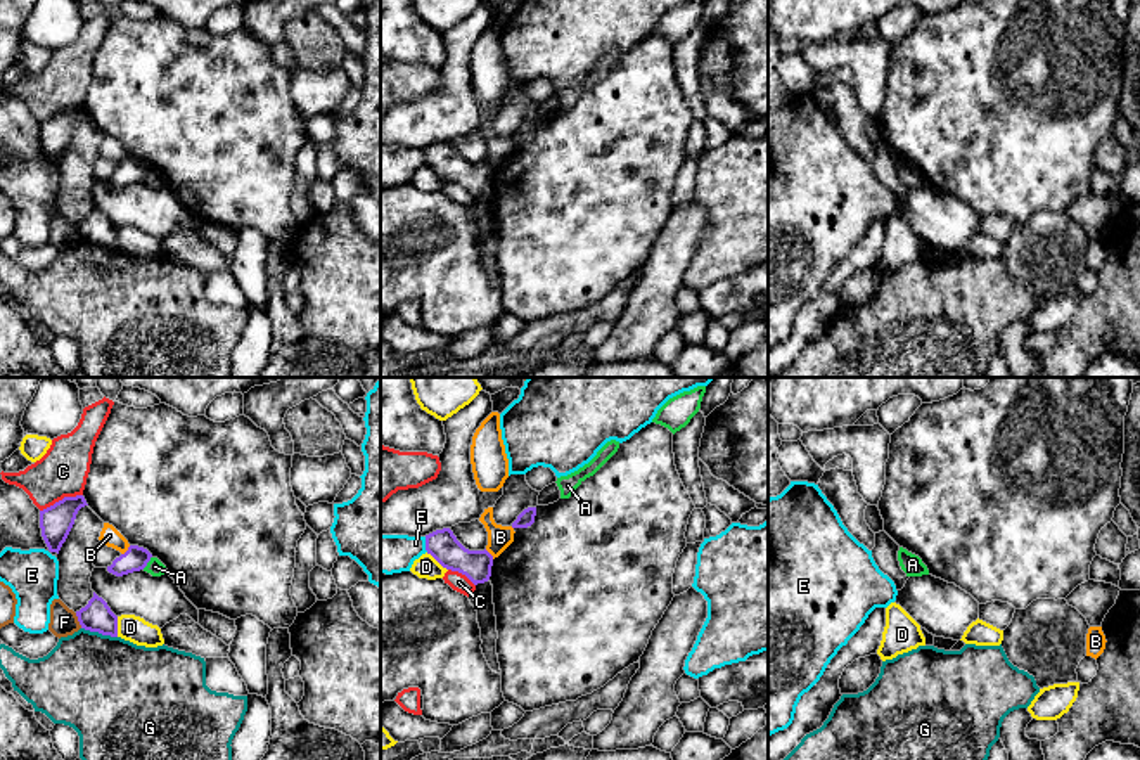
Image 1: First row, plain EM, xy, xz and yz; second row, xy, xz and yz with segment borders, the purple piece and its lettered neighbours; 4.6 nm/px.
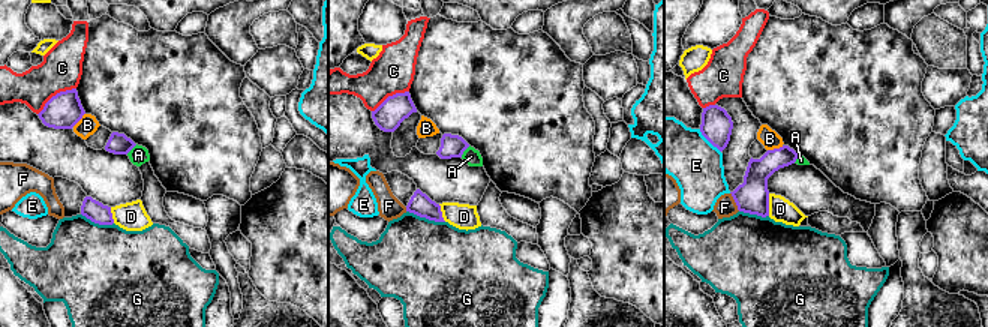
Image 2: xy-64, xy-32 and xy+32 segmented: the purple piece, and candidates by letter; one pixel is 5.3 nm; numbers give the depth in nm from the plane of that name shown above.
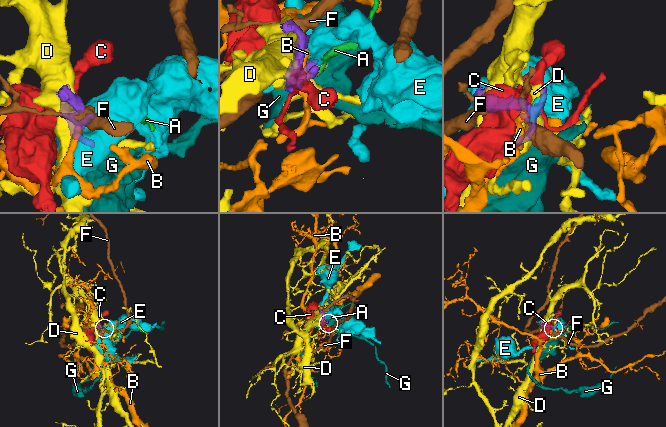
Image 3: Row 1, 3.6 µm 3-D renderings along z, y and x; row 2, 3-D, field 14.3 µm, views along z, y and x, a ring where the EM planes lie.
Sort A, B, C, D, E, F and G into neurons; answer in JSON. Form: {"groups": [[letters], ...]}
{"groups": [["A"], ["B"], ["C"], ["D"], ["E"], ["F"], ["G"]]}

